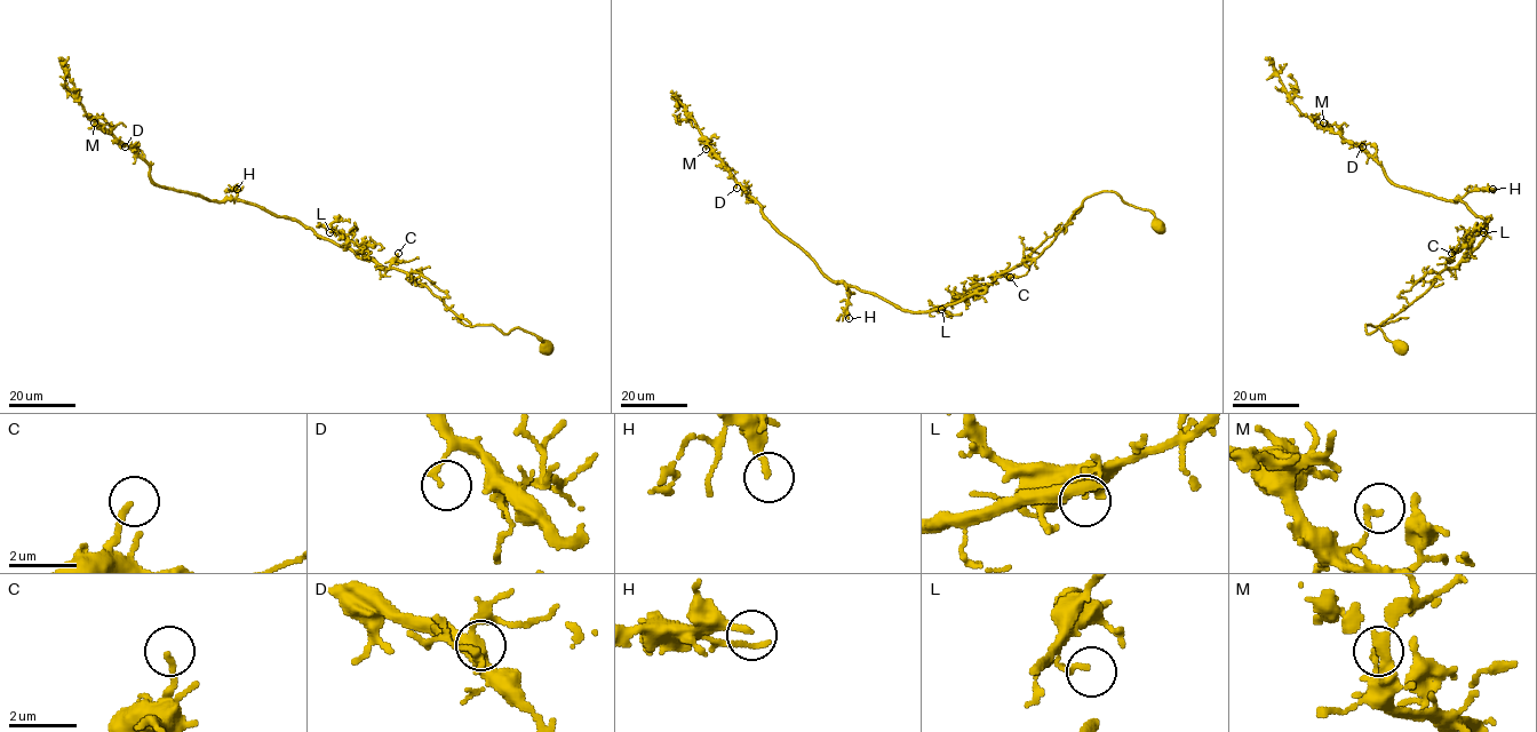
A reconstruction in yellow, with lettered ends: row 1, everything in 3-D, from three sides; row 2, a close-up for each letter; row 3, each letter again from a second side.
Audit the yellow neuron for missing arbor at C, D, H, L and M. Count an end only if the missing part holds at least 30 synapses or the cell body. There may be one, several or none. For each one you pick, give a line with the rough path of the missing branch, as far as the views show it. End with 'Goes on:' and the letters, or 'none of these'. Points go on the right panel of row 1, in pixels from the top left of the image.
H: Course of what is missing: (1492, 189), (1534, 183)
Goes on: H

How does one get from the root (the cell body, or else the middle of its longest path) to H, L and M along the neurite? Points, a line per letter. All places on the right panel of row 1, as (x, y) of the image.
H: (1402, 348), (1378, 328), (1368, 334), (1366, 325), (1392, 318), (1471, 255), (1486, 222), (1460, 198), (1492, 189)
L: (1402, 348), (1378, 328), (1368, 334), (1366, 325), (1379, 325), (1420, 296), (1483, 232)
M: (1402, 348), (1366, 325), (1392, 318), (1468, 257), (1486, 222), (1460, 199), (1396, 185), (1323, 122)

